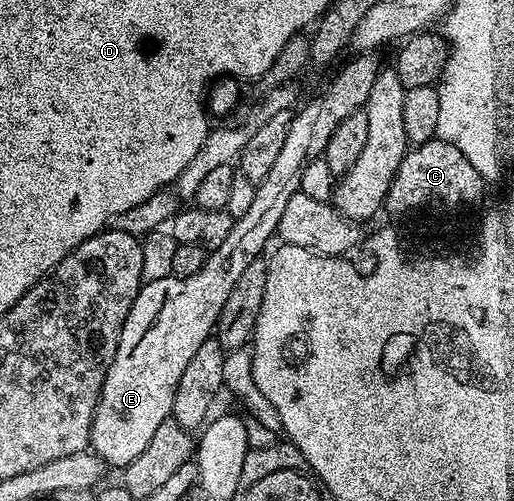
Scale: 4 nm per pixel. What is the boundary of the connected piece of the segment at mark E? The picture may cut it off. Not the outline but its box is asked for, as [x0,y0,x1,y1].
[90,52,380,467]

